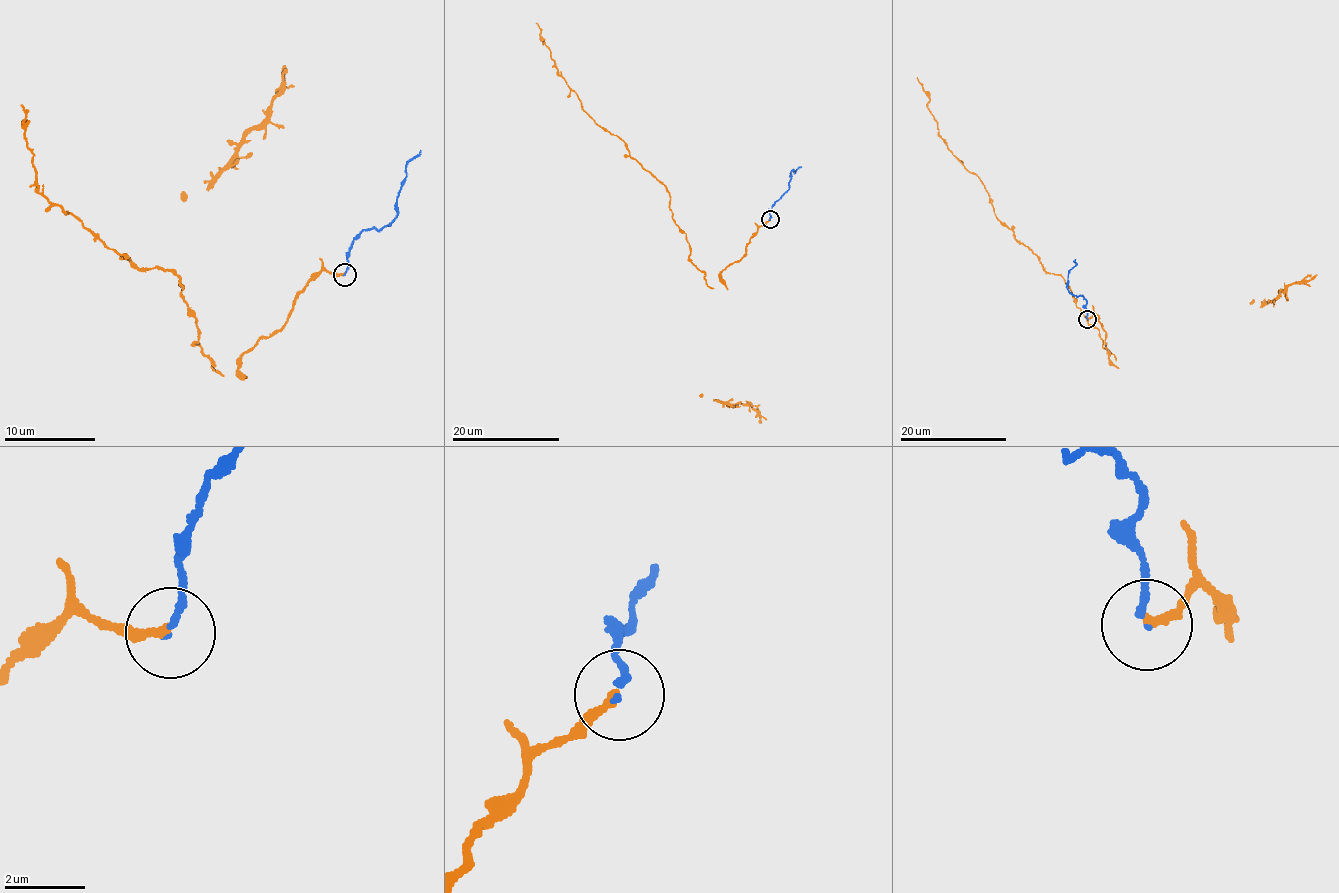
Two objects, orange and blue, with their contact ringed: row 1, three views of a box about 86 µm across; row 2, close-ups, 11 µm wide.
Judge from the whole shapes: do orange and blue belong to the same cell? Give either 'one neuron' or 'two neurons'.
one neuron

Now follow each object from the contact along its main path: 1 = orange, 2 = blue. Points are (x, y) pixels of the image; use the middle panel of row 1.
1: (769, 219), (744, 256), (720, 273), (721, 283), (707, 284), (672, 216), (667, 188), (583, 109), (535, 23)
2: (769, 219), (772, 207), (784, 194), (792, 177), (791, 170), (794, 172), (801, 167)

